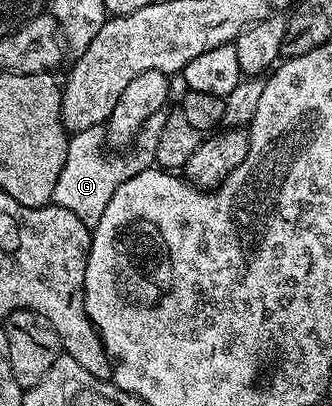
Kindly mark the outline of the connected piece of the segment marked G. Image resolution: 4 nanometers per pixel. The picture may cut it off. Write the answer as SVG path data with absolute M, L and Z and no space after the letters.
M160 109L145 121L141 126L141 132L135 138L131 150L127 156L127 164L104 158L103 146L106 146L106 131L103 125L93 126L84 132L73 134L67 141L64 167L61 168L60 176L56 182L56 192L53 203L73 212L82 222L93 224L98 222L104 214L112 193L126 179L138 174L142 170L149 169L154 163L156 147L159 144L161 130L165 127L165 121L169 111Z

